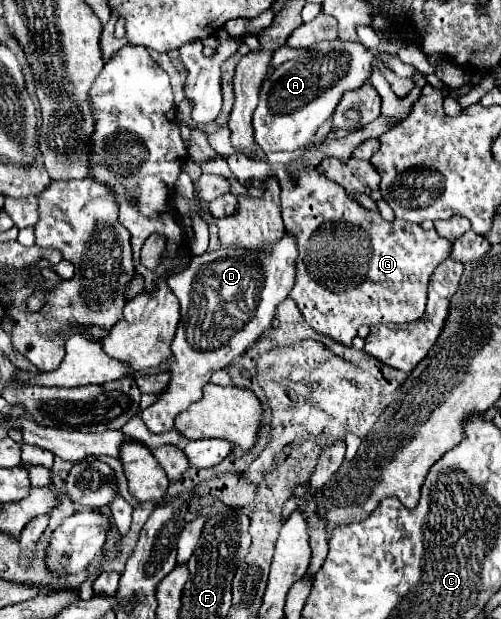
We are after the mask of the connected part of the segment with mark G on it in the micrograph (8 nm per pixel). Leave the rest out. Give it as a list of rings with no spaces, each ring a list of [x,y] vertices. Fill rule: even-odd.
[[[287,163],[283,167],[279,167],[279,171],[275,173],[279,177],[279,185],[281,185],[281,215],[283,215],[283,223],[285,223],[285,231],[293,233],[297,237],[297,245],[299,245],[299,257],[297,257],[297,279],[295,285],[289,293],[289,297],[297,303],[301,315],[305,317],[305,321],[317,331],[323,333],[327,337],[331,337],[333,341],[351,347],[353,337],[357,337],[357,329],[361,325],[391,325],[391,323],[409,323],[409,321],[417,321],[421,319],[423,311],[425,311],[425,303],[427,303],[427,283],[429,283],[429,275],[435,271],[435,267],[445,261],[453,249],[453,243],[449,239],[443,239],[437,235],[435,229],[423,229],[421,225],[415,223],[403,223],[403,219],[395,219],[393,223],[385,221],[377,211],[367,211],[363,209],[359,203],[355,203],[345,191],[343,187],[339,187],[337,183],[329,181],[327,177],[323,177],[317,167],[307,167],[307,165],[299,165],[299,163]]]

